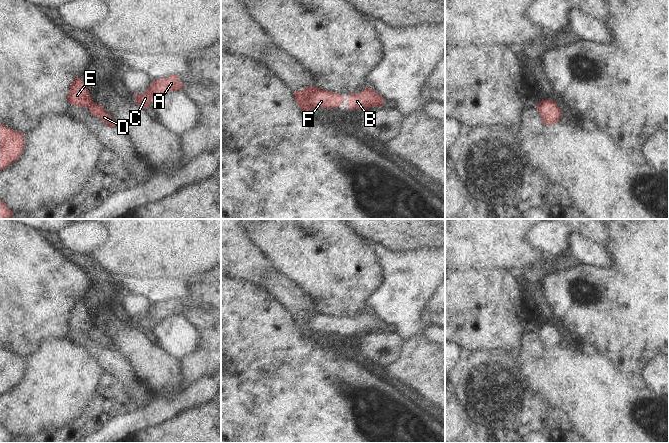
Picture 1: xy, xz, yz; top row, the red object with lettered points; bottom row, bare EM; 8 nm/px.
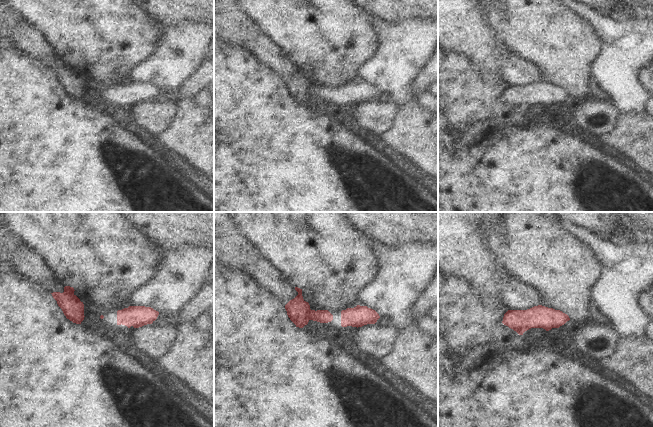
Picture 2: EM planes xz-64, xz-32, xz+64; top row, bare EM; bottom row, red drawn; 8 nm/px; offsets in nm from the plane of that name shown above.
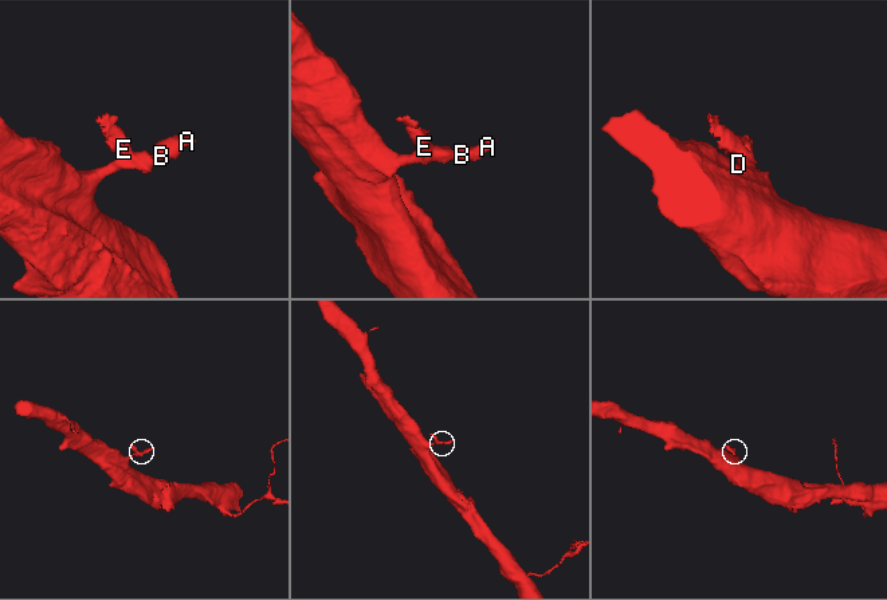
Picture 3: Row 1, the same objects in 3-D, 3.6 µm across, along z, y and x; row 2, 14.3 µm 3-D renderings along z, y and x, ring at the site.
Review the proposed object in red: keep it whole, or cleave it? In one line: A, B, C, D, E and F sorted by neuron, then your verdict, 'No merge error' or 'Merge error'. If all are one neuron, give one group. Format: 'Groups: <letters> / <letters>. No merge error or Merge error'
Groups: A B C D F / E. Merge error.

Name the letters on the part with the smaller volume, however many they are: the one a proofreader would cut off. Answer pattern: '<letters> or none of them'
E

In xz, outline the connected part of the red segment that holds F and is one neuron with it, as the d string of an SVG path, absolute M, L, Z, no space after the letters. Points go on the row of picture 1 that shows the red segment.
M317 89L314 91L311 96L303 101L297 102L297 105L302 109L302 106L305 104L311 104L313 108L337 108L342 105L344 98L341 93L333 93L327 90Z

